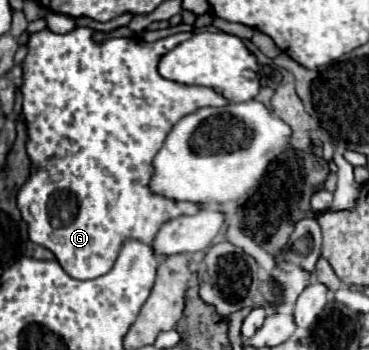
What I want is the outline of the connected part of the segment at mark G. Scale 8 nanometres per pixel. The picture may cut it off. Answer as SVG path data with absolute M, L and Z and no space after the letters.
M76 26L66 34L56 34L50 28L30 34L20 88L28 132L26 154L30 158L30 174L18 190L18 210L28 224L28 238L54 252L64 272L78 280L92 280L106 274L114 266L124 240L132 238L150 244L162 224L180 214L196 214L200 210L198 204L174 202L150 192L152 158L182 116L202 106L228 104L228 100L212 88L170 82L158 74L156 66L160 56L188 40L192 32L172 34L152 44L136 36L94 44L92 34L94 30L86 26Z

